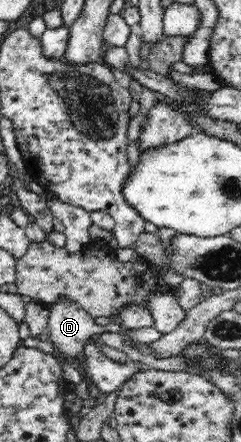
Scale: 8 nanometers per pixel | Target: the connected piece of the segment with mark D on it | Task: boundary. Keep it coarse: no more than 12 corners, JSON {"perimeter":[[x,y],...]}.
{"perimeter":[[79,304],[50,306],[48,339],[73,362],[93,335],[111,331]]}

